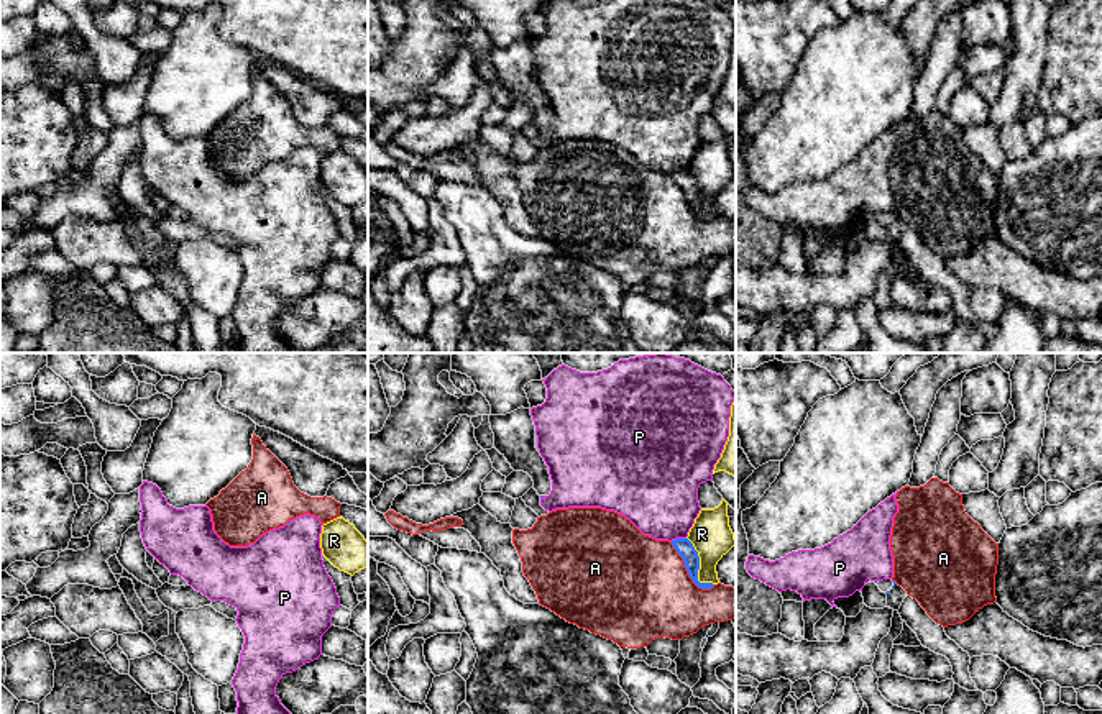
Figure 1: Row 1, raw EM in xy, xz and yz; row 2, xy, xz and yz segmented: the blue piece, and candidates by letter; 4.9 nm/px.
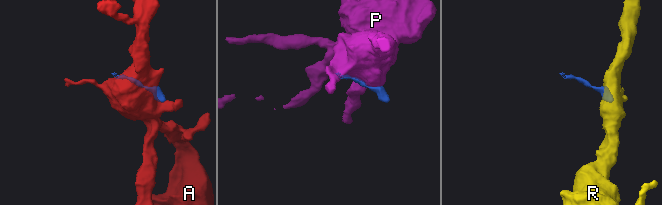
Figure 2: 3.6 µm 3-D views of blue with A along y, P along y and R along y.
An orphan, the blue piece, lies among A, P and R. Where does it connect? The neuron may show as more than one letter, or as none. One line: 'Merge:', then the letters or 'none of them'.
Merge: none of them

